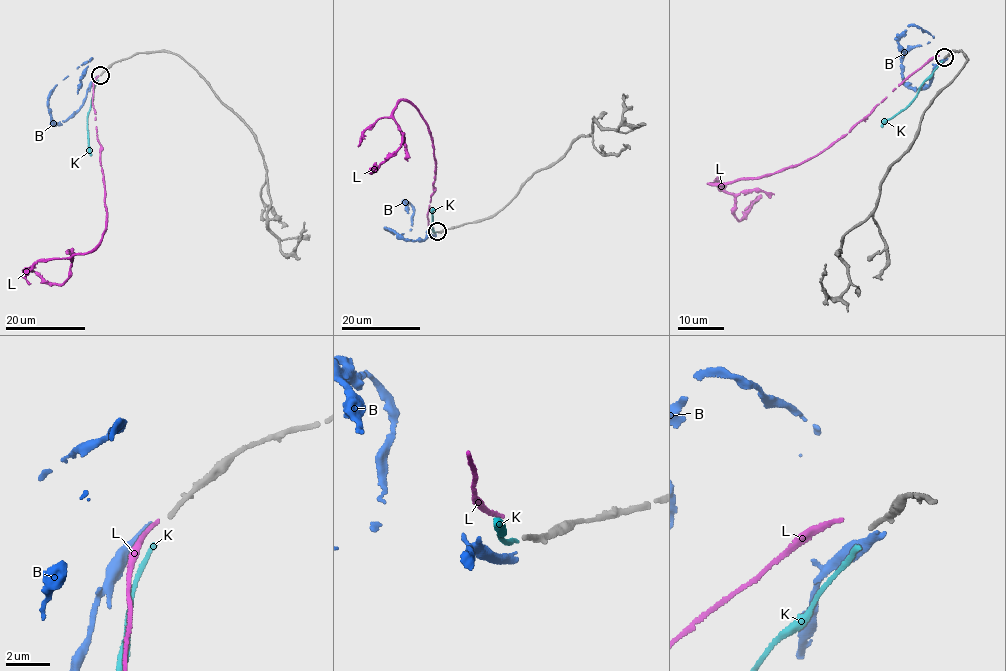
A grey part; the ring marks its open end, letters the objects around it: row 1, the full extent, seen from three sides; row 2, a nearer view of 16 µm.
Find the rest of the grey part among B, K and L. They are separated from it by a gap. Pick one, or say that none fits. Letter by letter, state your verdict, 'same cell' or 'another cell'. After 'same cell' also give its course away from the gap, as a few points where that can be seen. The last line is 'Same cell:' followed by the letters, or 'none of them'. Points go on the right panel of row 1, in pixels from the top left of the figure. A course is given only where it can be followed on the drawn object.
B: another cell
K: same cell | via (942, 61), (919, 88), (916, 98), (880, 126)
L: another cell
Same cell: K

